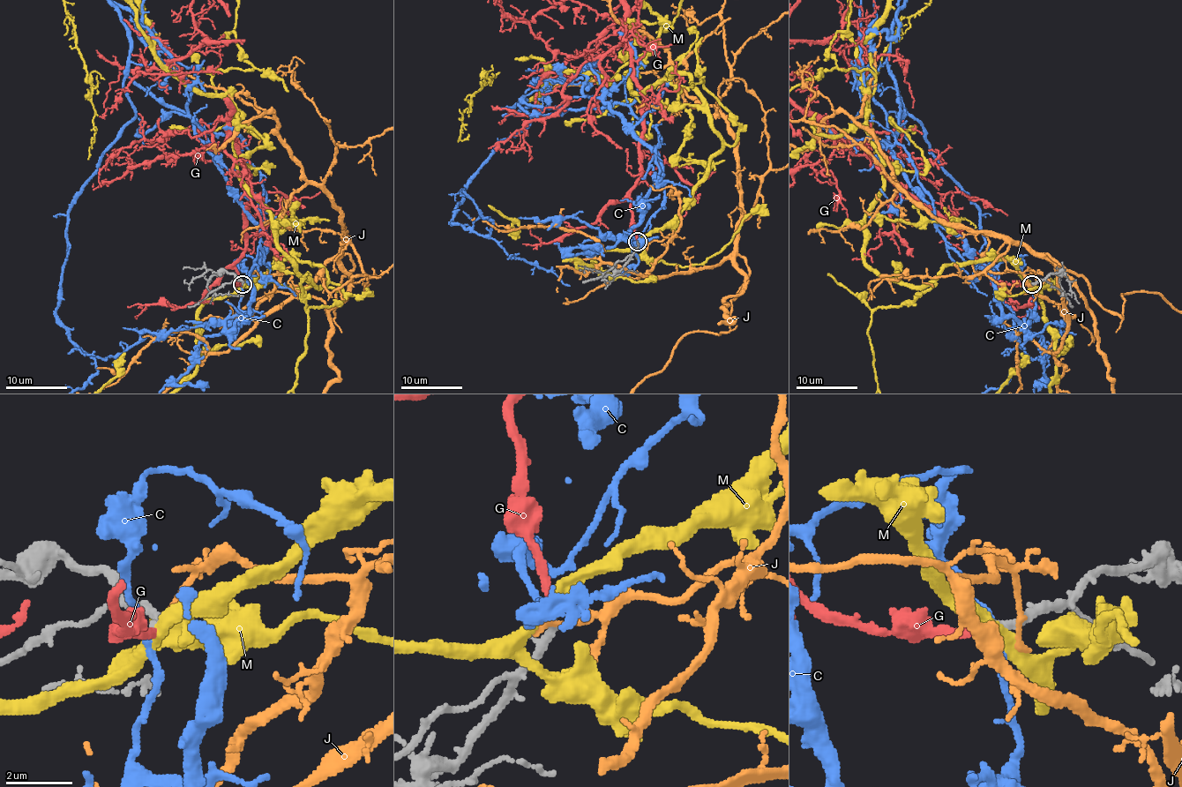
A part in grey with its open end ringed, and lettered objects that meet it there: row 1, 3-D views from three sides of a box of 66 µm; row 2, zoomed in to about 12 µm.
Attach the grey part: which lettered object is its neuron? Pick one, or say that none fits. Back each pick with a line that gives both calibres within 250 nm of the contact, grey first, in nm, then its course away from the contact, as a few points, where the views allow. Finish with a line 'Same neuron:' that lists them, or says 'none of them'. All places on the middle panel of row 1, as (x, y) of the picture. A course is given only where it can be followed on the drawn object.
G: 240/260 nm
Same neuron: G

